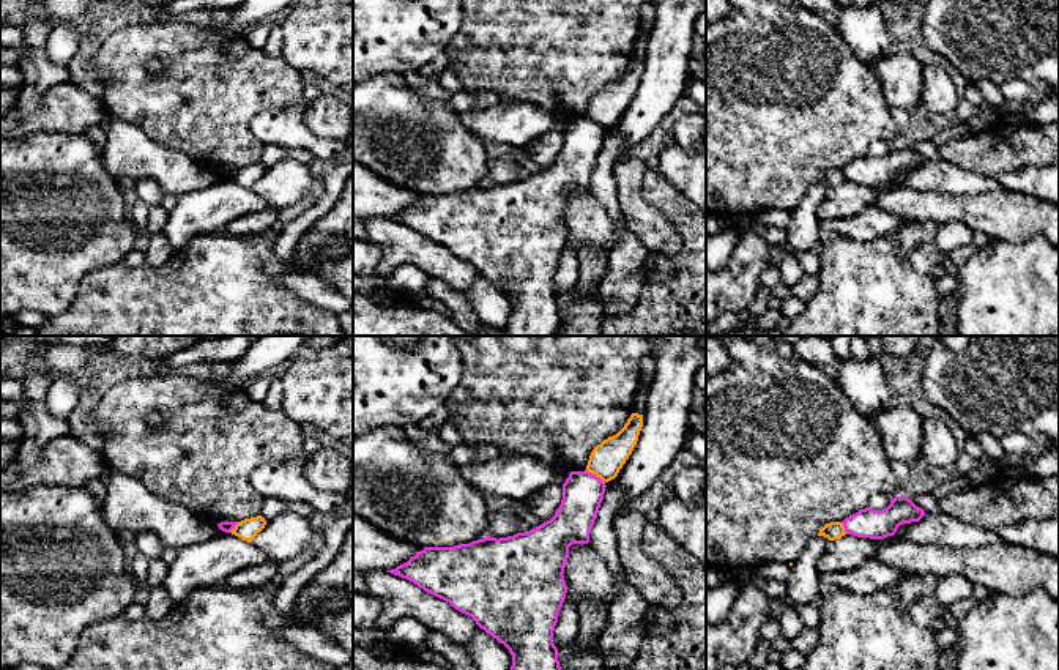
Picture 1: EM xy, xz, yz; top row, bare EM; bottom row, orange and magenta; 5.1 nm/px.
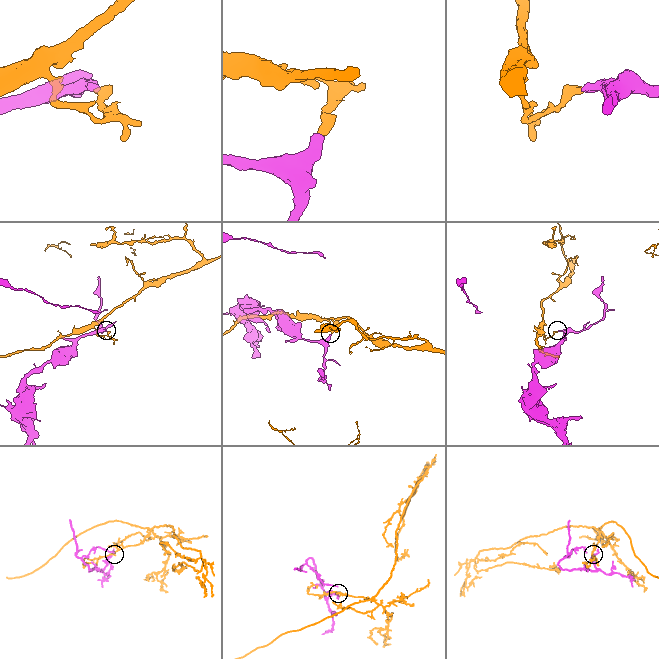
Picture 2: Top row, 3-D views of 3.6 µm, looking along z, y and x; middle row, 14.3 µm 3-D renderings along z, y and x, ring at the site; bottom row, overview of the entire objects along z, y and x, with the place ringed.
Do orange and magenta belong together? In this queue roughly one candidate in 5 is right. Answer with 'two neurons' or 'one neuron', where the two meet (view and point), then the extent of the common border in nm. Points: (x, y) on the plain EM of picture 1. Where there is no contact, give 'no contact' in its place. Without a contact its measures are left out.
two neurons; meets orange in xz at (594, 120); contact 120 nm long

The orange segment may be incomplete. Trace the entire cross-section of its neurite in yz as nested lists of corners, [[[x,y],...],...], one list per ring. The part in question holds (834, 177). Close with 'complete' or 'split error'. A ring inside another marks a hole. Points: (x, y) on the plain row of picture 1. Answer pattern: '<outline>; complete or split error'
[[[830,169],[830,170],[826,170],[818,183],[824,183],[827,184],[829,188],[835,188],[835,186],[840,186],[842,183],[845,183],[846,178],[845,178],[845,173],[842,169]]]; complete

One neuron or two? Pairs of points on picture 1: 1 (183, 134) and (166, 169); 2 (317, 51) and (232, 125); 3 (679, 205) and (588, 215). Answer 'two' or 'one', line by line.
1: two
2: two
3: two

